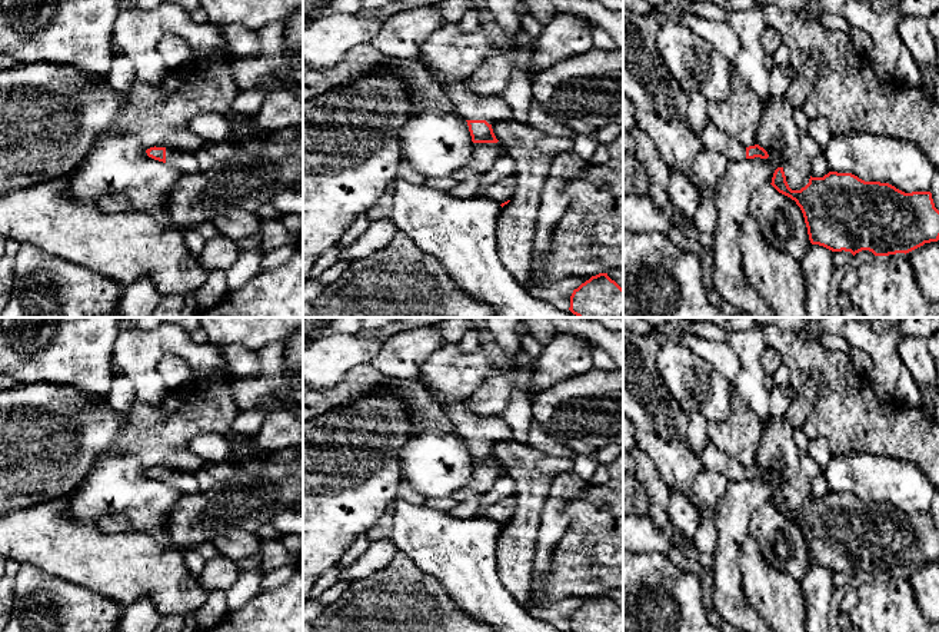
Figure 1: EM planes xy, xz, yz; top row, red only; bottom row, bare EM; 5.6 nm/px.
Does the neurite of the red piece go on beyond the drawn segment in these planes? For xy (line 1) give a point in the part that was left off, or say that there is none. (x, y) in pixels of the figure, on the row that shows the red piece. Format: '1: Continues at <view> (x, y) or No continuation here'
1: Continues at xy (185, 162)

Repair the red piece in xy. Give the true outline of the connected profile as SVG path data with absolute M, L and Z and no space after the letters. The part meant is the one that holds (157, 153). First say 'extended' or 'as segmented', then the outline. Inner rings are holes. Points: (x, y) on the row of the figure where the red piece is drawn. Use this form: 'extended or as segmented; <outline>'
extended; M154 146L146 150L147 156L167 163L173 169L176 169L180 174L192 174L199 170L197 159L190 152L180 152L176 149L167 149L162 146Z

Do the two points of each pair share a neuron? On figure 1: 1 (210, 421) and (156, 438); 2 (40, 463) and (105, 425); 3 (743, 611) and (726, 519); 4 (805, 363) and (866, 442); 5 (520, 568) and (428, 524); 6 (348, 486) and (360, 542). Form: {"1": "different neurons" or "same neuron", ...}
{"1": "same neuron", "2": "same neuron", "3": "same neuron", "4": "same neuron", "5": "different neurons", "6": "different neurons"}

